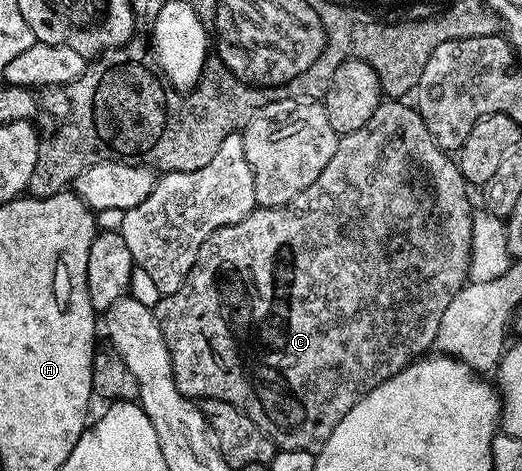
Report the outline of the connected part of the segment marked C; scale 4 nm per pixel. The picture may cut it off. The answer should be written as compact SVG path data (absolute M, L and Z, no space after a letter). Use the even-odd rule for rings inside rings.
M403 100L381 101L376 111L369 117L369 120L365 121L361 128L340 137L337 152L333 152L333 160L329 160L329 164L325 164L325 169L321 171L321 176L317 176L317 180L313 180L313 184L309 184L309 188L305 188L305 192L293 196L293 200L289 200L280 206L259 206L252 210L249 216L245 216L245 220L237 220L237 224L217 228L217 232L213 232L207 237L205 244L201 244L197 260L187 274L186 280L181 284L181 288L177 288L177 292L172 294L162 295L159 303L153 308L155 319L161 328L161 336L165 338L165 348L169 348L175 383L183 396L192 400L202 400L204 398L225 400L225 404L233 404L233 408L245 412L245 416L249 416L249 420L253 420L253 424L257 424L257 428L261 428L261 432L265 432L265 436L272 438L279 450L318 451L319 447L325 444L325 440L329 440L333 428L337 428L337 424L341 424L341 416L345 416L345 412L349 412L349 408L353 408L353 404L357 404L357 400L361 400L373 388L377 388L377 384L389 380L397 372L404 370L413 359L424 357L435 345L437 328L441 328L441 316L445 316L445 308L449 308L449 300L453 300L453 296L457 296L460 288L467 285L469 281L470 246L471 237L473 236L473 207L471 208L471 198L467 195L469 183L465 180L463 173L460 172L458 161L448 151L441 149L435 143L429 128L425 128L418 109L414 105L406 106L405 103L406 101ZM415 165L419 165L420 172L427 177L427 182L431 185L431 194L422 194L411 183L415 178Z

